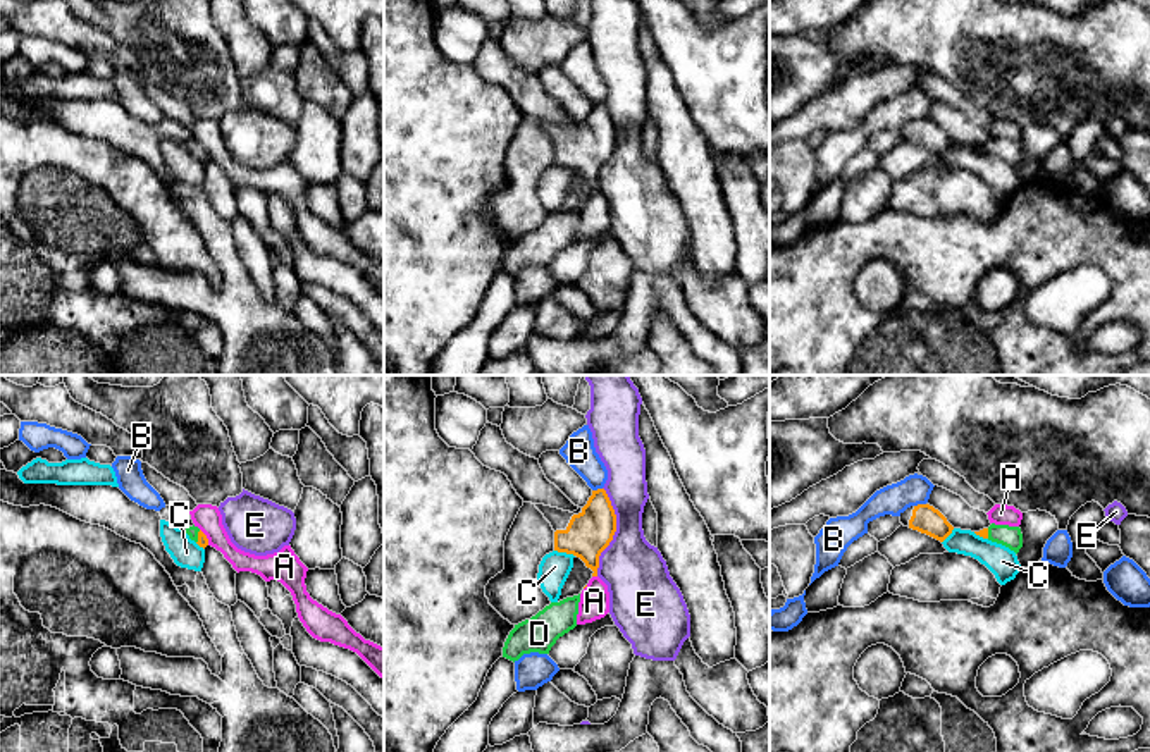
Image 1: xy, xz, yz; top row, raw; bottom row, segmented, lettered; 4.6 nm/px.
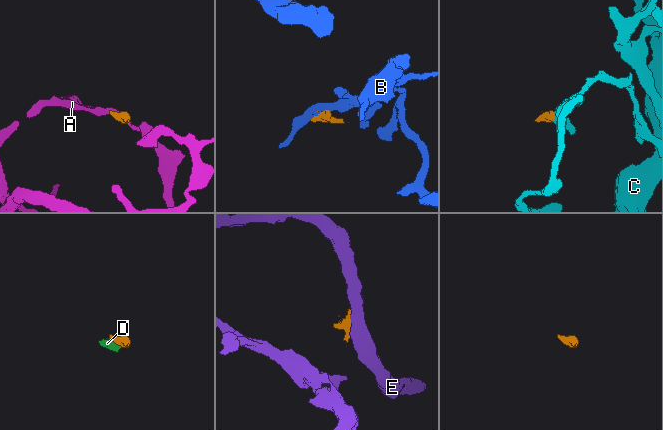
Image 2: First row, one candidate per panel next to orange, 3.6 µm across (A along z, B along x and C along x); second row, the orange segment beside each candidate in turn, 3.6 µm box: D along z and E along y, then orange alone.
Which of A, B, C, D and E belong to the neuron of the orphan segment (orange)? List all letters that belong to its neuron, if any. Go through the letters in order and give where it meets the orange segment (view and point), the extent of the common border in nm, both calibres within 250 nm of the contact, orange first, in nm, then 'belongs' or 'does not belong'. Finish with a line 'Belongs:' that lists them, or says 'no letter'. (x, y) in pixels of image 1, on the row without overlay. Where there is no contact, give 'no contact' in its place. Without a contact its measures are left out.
A: xz (594, 190) | 30 nm | 200/140 nm | does not belong
B: yz (920, 119) | 60 nm | 130/140 nm | does not belong
C: xz (565, 166) | 100 nm | 200/140 nm | does not belong
D: xy (198, 152) | 70 nm | 50/50 nm | belongs
E: xz (615, 145) | 420 nm | 200/300 nm | does not belong
Belongs: D

